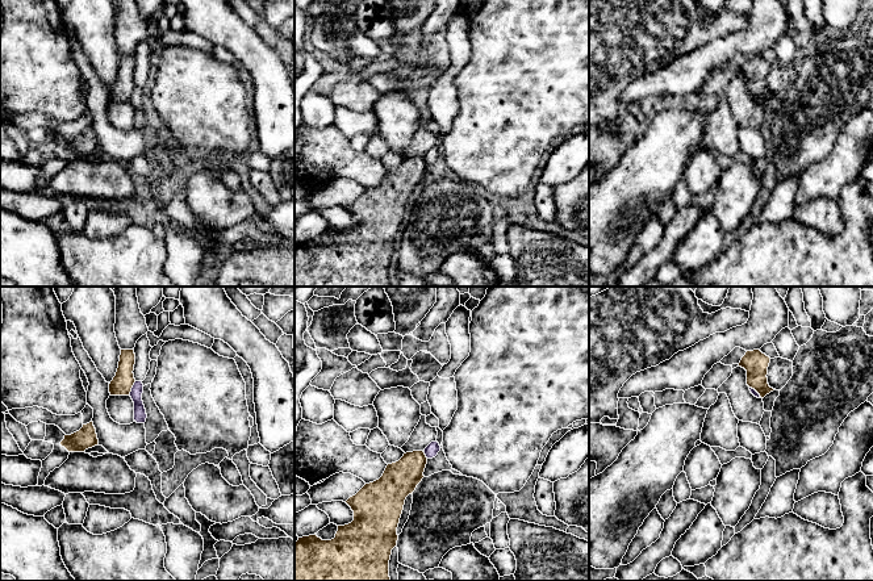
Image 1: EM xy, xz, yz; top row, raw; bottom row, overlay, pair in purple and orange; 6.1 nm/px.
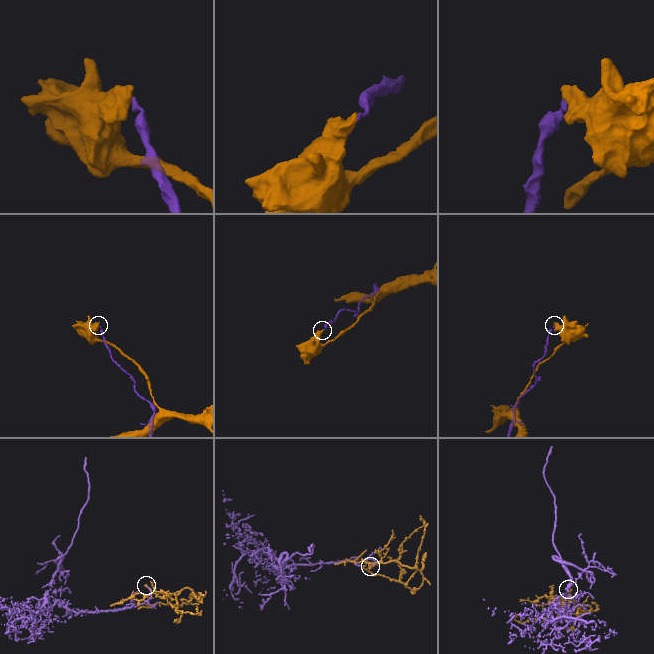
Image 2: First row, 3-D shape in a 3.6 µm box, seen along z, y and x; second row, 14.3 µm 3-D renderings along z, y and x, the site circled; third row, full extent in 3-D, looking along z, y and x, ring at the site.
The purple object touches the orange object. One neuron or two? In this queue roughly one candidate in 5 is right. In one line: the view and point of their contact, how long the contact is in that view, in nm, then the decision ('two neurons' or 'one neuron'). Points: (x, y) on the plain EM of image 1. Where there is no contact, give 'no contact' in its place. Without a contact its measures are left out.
xy (132, 93) | 100 nm | two neurons

